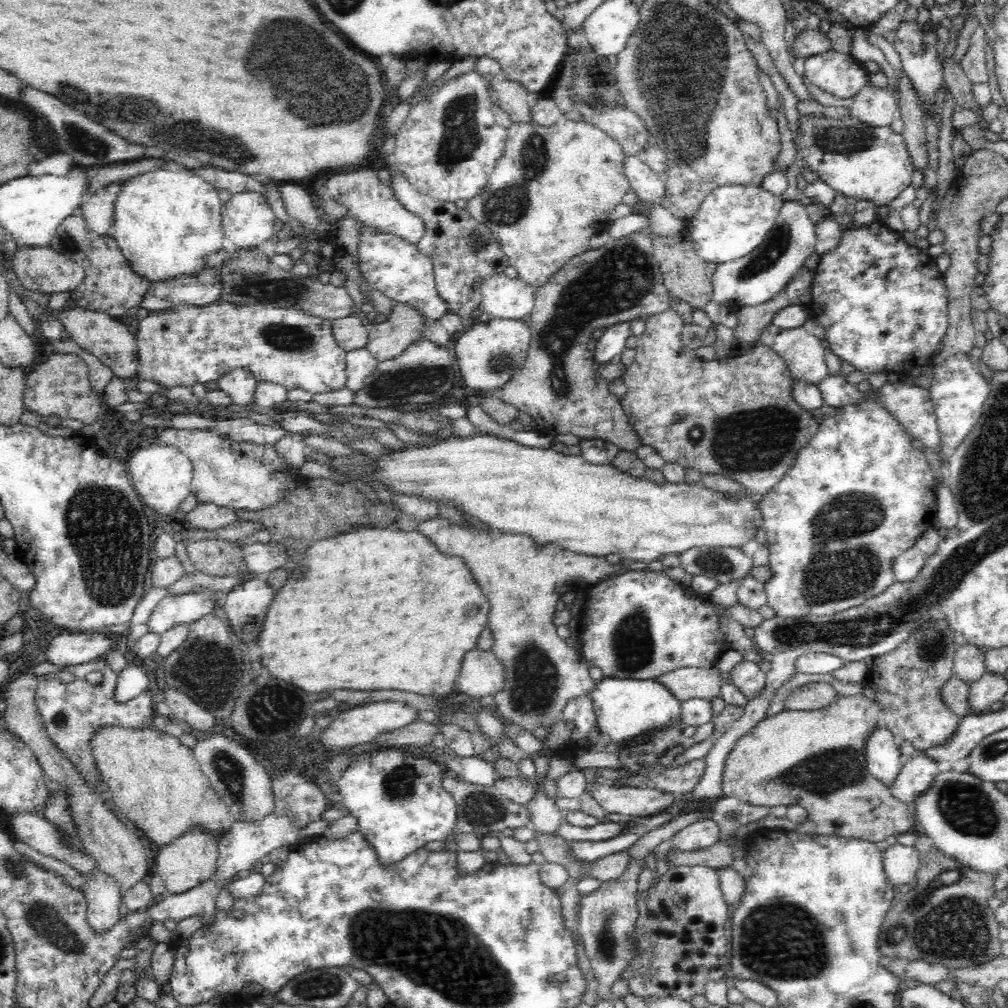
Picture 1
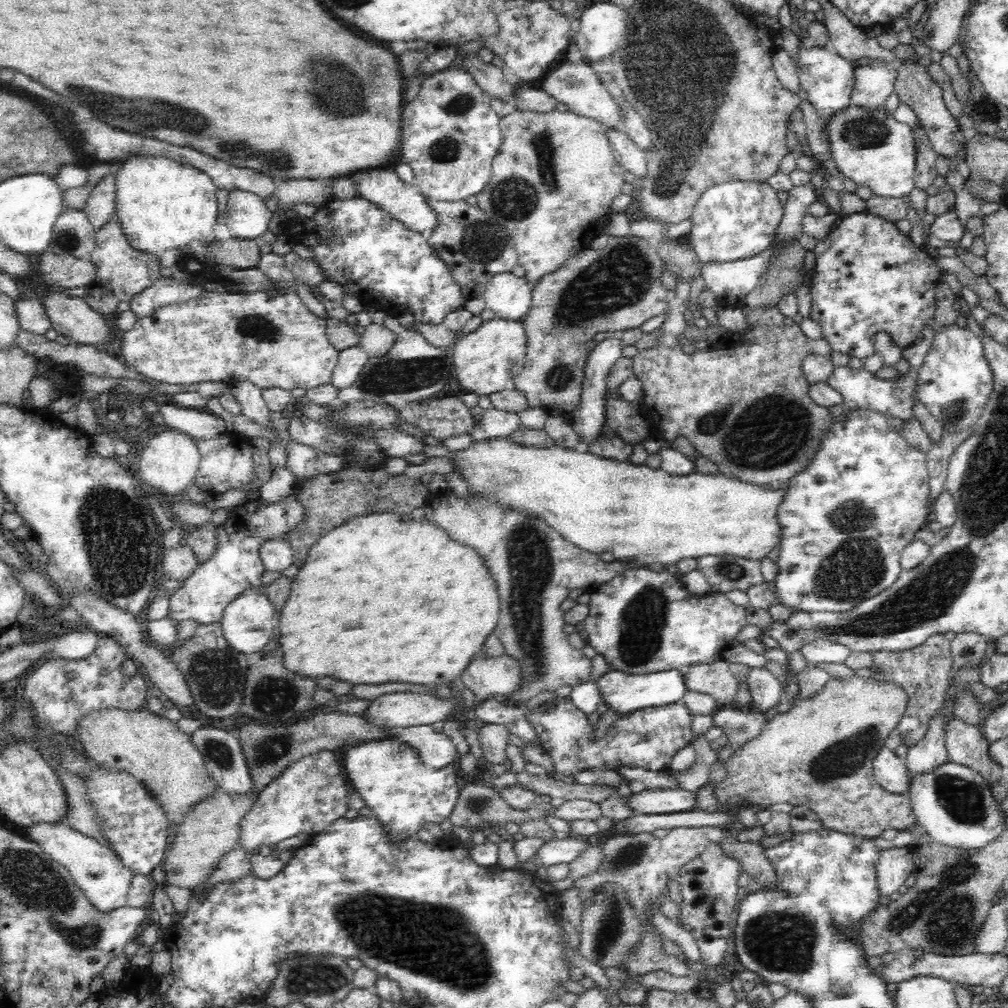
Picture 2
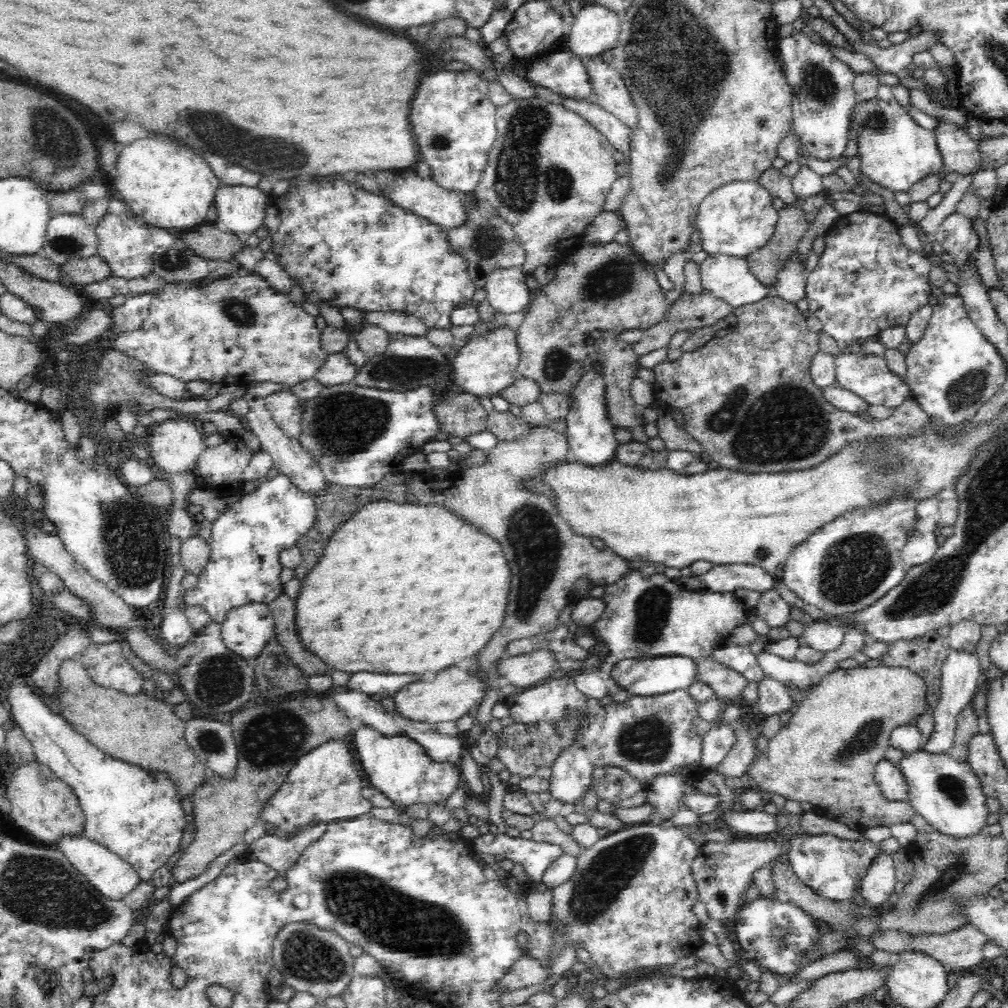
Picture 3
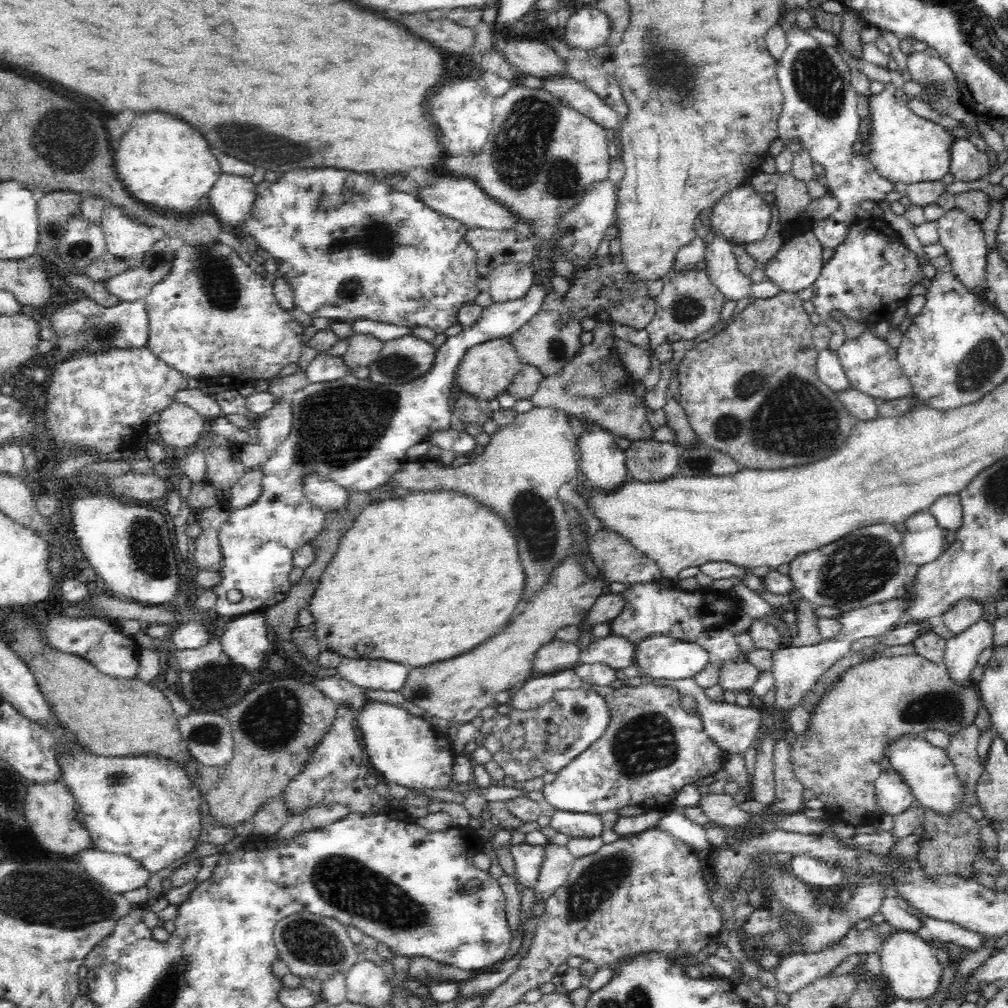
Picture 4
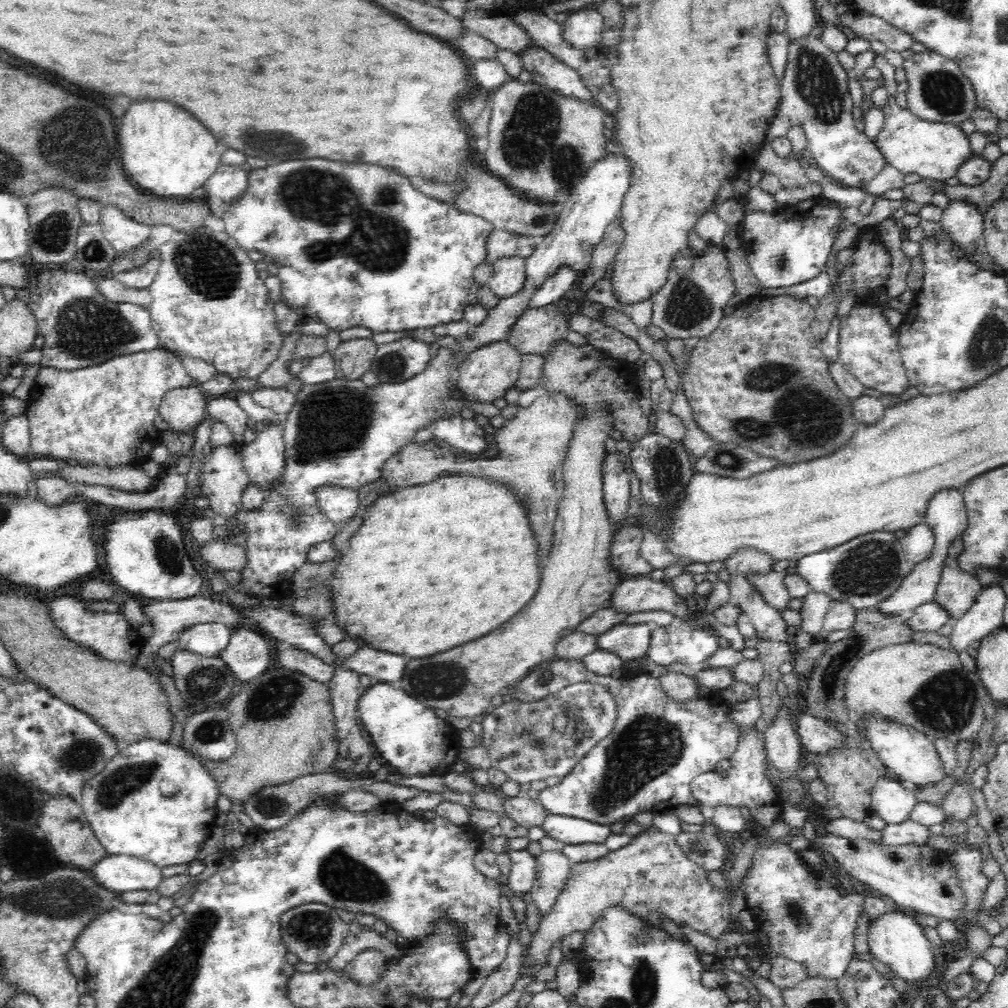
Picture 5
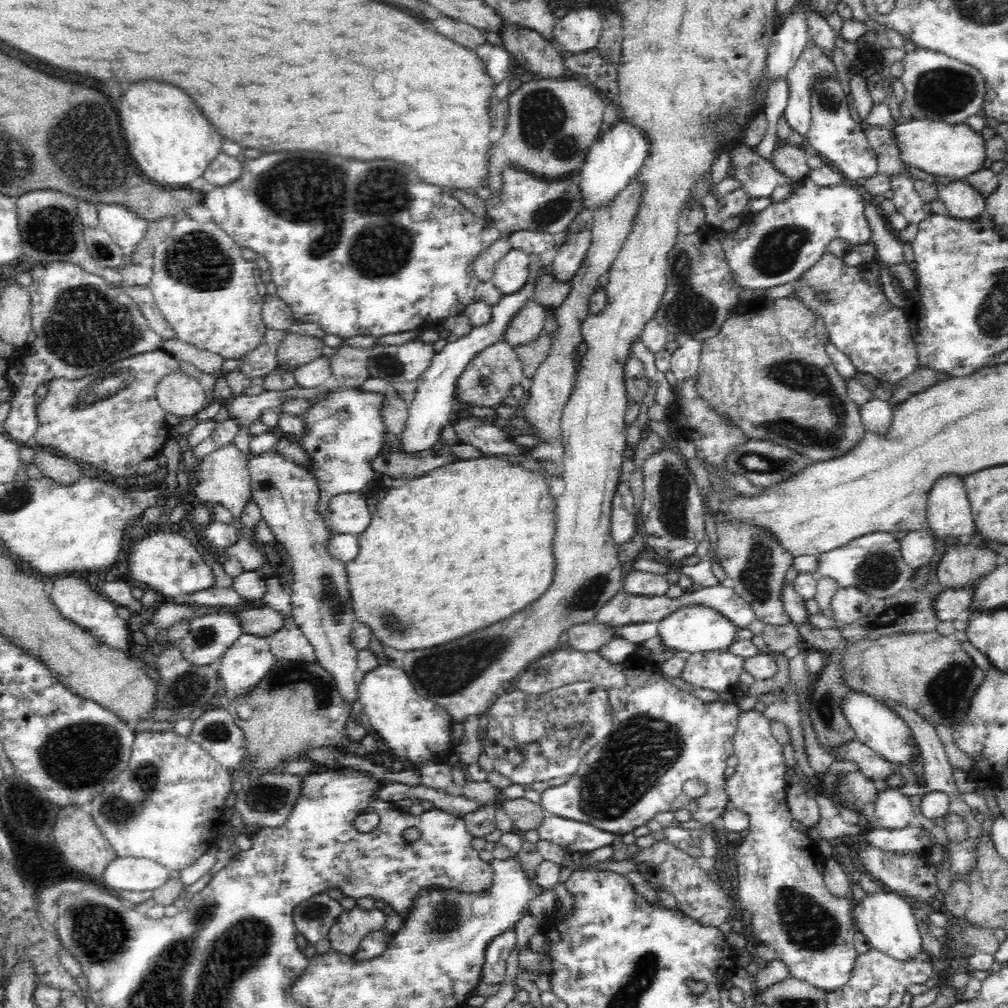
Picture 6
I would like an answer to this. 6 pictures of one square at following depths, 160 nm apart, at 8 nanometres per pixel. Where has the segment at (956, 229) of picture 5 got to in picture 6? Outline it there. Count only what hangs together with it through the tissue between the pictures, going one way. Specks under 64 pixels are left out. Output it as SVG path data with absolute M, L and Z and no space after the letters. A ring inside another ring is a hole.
M955 179L938 188L937 197L943 201L948 215L958 219L974 219L982 215L985 197L970 183Z

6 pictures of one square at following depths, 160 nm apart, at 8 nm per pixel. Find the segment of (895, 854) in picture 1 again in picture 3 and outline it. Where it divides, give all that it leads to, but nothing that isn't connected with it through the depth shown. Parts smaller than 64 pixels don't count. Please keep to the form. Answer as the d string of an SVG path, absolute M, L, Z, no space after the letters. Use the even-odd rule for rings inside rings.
M880 851L862 876L862 896L872 909L878 907L893 894L896 881L893 853Z

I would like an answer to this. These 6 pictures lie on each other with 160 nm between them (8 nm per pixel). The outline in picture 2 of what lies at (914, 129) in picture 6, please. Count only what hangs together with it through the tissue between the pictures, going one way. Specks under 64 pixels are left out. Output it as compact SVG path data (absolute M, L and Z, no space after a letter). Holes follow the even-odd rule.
M850 105L829 118L825 133L836 168L844 178L868 186L876 196L902 199L912 192L918 154L916 131L896 121L892 113Z

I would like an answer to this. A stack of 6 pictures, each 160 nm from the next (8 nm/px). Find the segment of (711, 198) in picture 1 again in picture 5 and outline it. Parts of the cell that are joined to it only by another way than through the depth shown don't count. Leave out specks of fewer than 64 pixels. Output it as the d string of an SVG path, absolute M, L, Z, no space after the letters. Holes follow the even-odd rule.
M808 198L799 201L798 204L784 205L786 212L780 214L767 214L762 211L750 211L744 209L744 220L738 227L740 243L742 243L745 264L750 265L750 271L762 287L781 289L786 291L787 286L806 282L825 270L826 260L833 248L834 238L838 234L838 228L844 226L842 214L838 214L838 208L833 199Z

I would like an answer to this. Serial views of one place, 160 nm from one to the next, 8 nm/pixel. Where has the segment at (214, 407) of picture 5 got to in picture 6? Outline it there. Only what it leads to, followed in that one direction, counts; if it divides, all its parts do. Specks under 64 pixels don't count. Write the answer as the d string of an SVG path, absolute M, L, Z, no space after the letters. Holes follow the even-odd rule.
M298 384L288 390L264 390L257 395L238 395L225 400L222 404L222 414L224 417L236 419L240 430L234 438L233 444L245 455L247 463L250 451L251 435L248 427L254 420L257 420L266 408L277 408L281 402L288 398L301 398L310 400L312 397L322 397L331 390L321 386L316 388L302 388Z

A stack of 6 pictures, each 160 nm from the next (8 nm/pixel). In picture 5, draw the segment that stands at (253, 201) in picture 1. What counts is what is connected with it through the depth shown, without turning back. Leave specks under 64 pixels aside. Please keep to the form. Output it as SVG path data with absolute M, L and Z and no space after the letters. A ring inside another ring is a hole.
M218 165L203 186L211 216L221 218L224 205L233 201L247 186L247 174L240 166Z

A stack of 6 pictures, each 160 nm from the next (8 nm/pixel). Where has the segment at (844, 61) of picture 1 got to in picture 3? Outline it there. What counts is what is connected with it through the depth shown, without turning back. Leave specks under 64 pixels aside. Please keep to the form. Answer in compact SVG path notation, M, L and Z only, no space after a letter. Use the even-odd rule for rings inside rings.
M785 31L777 41L782 56L784 80L791 90L791 126L789 134L802 139L802 155L818 160L839 158L850 139L853 108L857 98L853 90L855 73L825 45L812 42L802 31Z

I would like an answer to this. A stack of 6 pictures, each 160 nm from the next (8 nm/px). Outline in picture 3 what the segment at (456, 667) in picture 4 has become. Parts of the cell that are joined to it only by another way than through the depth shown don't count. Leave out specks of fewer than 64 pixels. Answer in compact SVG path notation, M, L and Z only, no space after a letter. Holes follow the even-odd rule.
M447 667L436 673L436 680L432 682L410 682L396 691L394 704L397 712L408 720L420 722L456 722L462 716L472 713L470 708L482 700L484 696L484 684L478 680L478 670L476 672L466 672L460 668Z

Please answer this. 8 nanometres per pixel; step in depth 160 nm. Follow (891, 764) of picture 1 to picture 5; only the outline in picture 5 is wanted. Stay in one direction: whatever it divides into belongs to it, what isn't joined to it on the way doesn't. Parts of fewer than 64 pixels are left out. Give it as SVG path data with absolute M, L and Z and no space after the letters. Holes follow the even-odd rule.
M879 777L871 794L871 812L888 825L906 822L917 803L916 793L915 787L889 777Z

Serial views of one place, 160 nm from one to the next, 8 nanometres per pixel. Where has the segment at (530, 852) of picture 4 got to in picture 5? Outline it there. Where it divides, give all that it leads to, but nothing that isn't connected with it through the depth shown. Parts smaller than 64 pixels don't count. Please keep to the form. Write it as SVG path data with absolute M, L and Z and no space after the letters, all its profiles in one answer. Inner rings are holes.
M528 849L511 850L511 868L507 872L507 885L519 898L531 893L536 880L536 857Z

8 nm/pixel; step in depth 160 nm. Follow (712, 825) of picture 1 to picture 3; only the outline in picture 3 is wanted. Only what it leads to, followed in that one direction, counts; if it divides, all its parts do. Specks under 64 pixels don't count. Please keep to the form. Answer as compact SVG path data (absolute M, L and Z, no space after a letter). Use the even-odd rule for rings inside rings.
M646 822L609 833L578 856L572 878L551 889L552 916L566 924L568 938L576 946L584 944L606 978L616 979L641 968L670 967L704 944L698 935L698 918L692 914L698 891L691 866L700 849L684 829L674 826L660 828Z

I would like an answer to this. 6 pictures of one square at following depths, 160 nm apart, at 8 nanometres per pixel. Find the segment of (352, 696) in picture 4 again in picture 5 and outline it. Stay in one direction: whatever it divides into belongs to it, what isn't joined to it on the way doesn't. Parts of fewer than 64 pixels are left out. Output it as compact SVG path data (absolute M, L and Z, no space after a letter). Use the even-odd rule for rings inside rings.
M279 642L274 647L277 654L276 660L288 670L305 674L308 678L317 679L328 685L330 682L333 667L330 662L324 662L310 654L307 650L300 650L287 642Z

